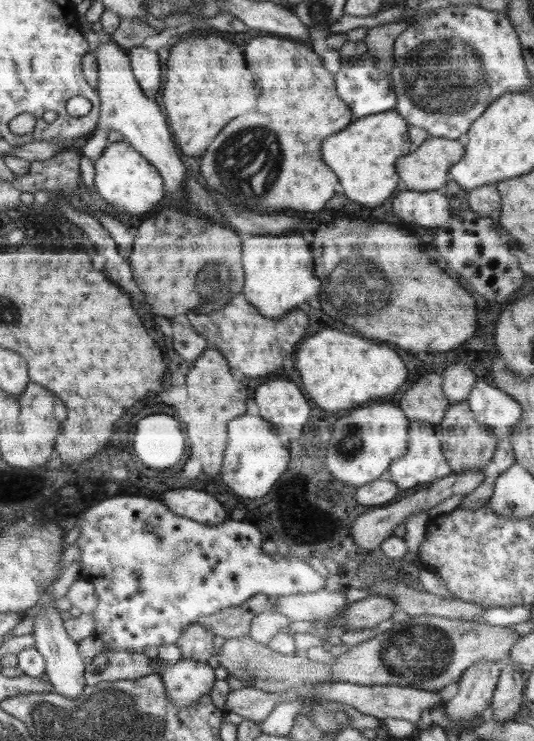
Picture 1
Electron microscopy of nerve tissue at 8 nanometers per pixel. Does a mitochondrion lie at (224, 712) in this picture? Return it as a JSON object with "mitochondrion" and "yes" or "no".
{"mitochondrion":"no"}

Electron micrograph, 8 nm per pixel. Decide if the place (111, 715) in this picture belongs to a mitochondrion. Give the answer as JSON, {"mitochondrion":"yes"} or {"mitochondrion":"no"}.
{"mitochondrion":"yes"}

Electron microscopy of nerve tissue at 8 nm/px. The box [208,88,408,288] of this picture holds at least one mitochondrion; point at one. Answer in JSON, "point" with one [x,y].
{"point":[248,160]}

